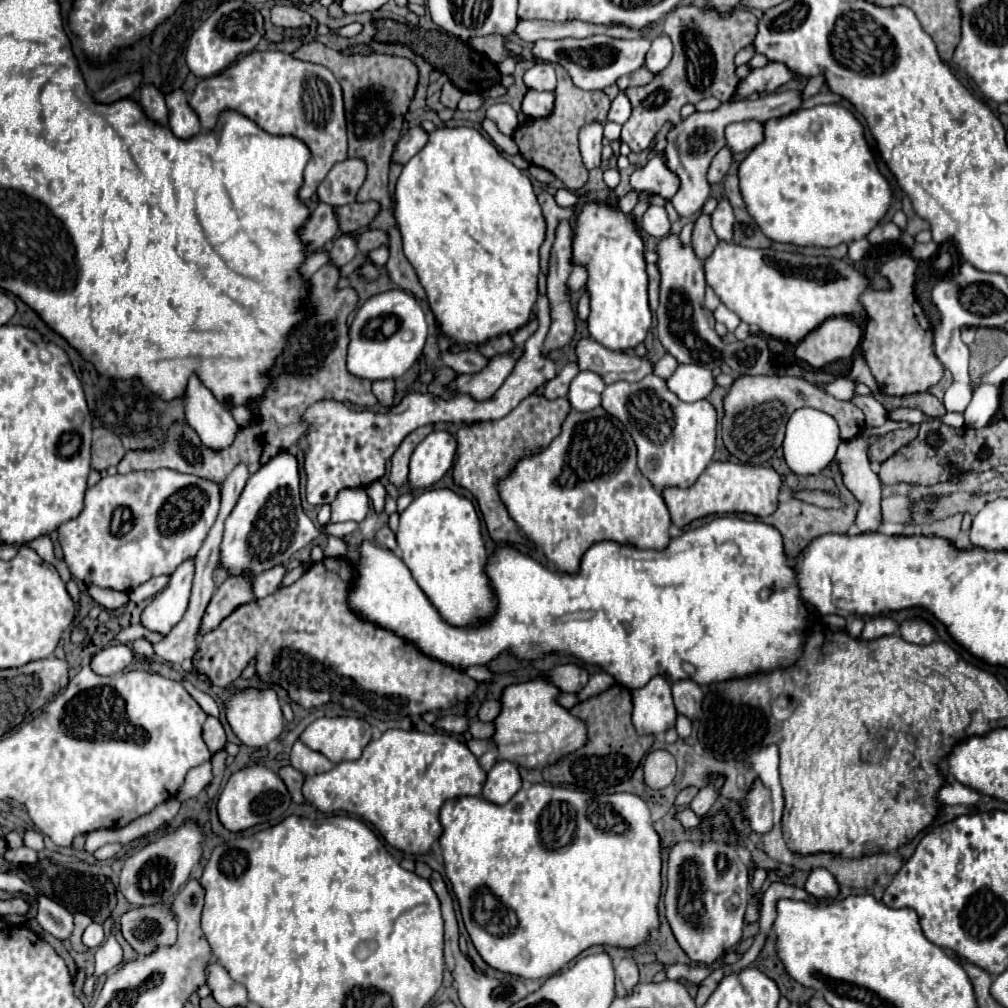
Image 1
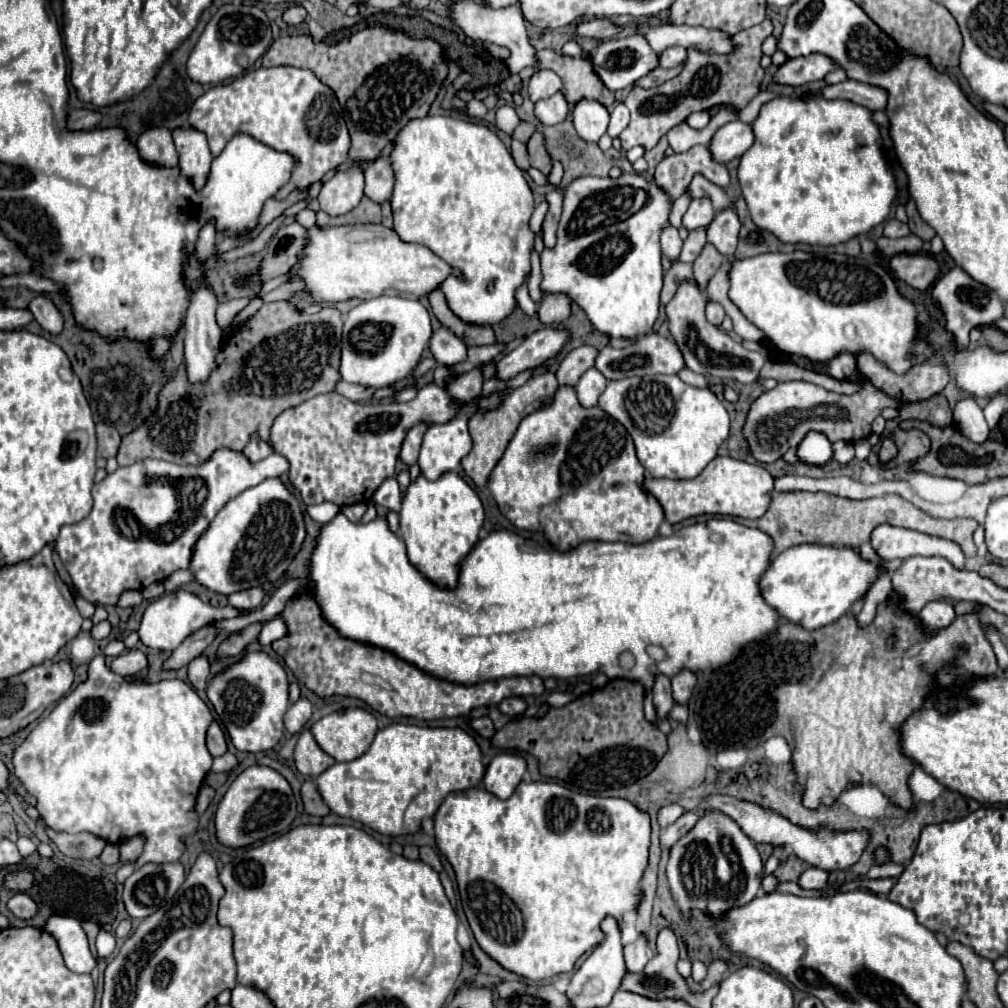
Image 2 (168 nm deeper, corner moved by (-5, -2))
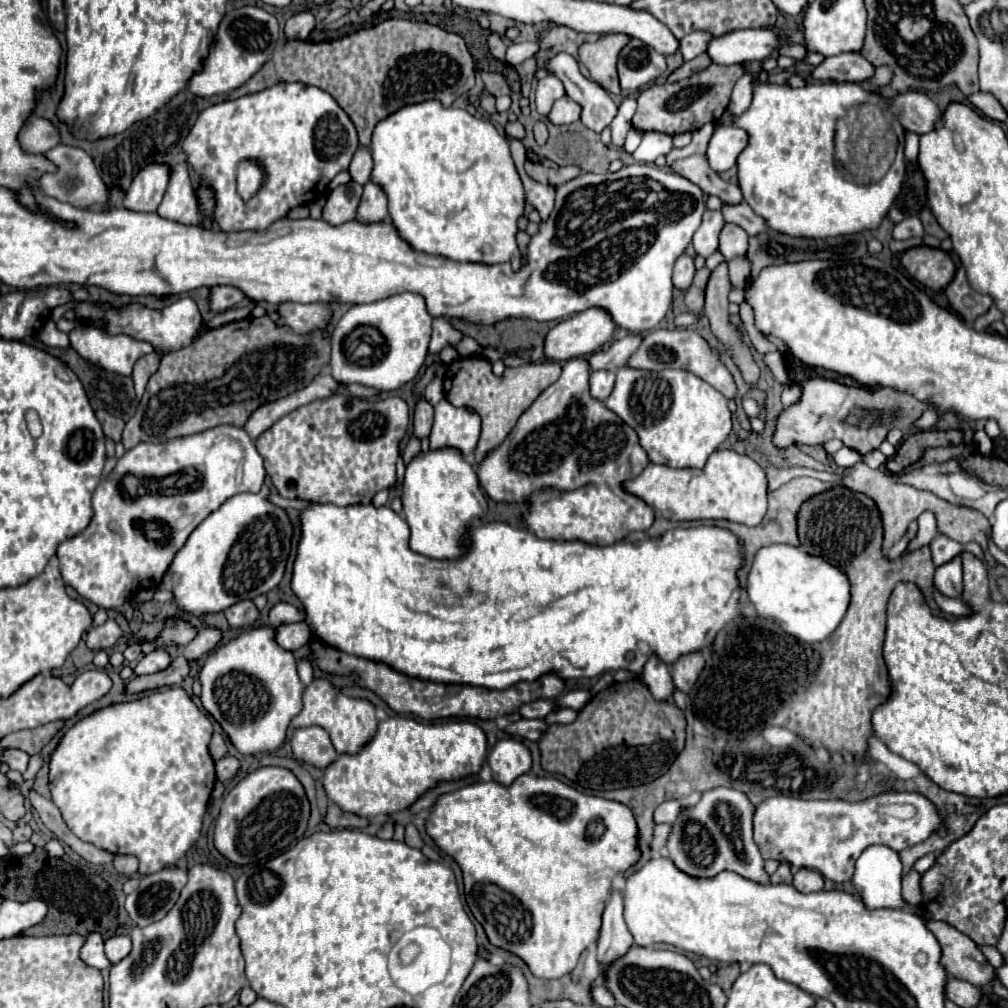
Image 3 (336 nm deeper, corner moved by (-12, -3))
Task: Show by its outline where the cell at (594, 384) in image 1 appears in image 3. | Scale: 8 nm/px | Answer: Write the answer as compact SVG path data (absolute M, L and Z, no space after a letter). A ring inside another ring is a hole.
M592 371L590 373L590 393L598 401L606 401L612 393L616 373L614 371Z

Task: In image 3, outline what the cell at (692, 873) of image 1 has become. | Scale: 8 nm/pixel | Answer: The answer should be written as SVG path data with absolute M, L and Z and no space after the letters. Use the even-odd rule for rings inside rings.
M716 787L706 791L694 809L684 809L674 821L666 845L670 859L690 877L714 877L716 873L732 871L756 883L770 883L760 849L752 841L752 813L754 805L736 789Z

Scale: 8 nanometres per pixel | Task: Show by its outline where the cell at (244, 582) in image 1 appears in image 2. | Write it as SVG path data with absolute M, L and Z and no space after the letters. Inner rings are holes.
M209 624L209 628L201 628L201 632L195 632L181 644L177 650L171 652L171 656L163 662L163 670L179 670L187 666L193 658L197 658L213 640L217 638L217 630Z

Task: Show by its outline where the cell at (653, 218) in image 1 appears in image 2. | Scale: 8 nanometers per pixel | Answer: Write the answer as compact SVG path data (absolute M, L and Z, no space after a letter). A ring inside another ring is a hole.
M673 226L665 228L665 232L661 234L661 250L663 250L663 256L665 256L671 264L679 260L681 246L683 246L683 240L679 238L677 228L673 228Z

